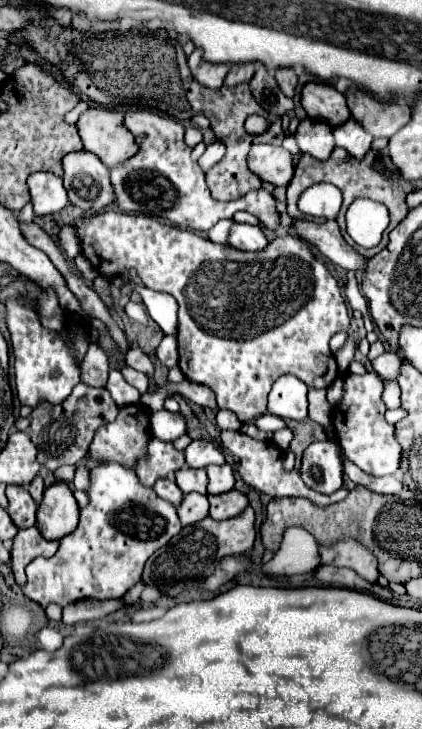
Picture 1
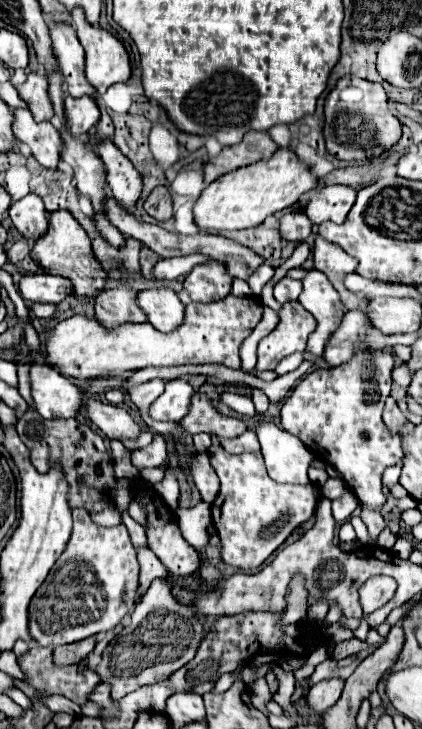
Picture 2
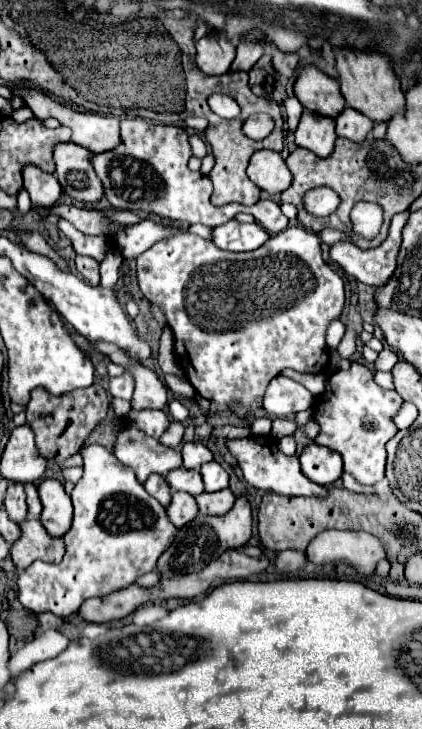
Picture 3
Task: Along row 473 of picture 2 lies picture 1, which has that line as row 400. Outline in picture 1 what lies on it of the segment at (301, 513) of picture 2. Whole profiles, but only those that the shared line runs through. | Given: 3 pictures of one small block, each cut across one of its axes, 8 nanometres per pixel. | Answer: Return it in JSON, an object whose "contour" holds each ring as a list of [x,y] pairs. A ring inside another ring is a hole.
{"contour":[[[114,210],[102,212],[102,214],[94,214],[94,216],[86,218],[86,220],[82,220],[80,224],[74,224],[74,230],[76,230],[78,238],[80,238],[82,254],[90,260],[90,264],[94,264],[94,268],[98,268],[100,274],[118,276],[124,270],[132,270],[134,268],[146,288],[158,290],[158,292],[168,292],[170,296],[176,298],[176,302],[178,302],[178,366],[180,370],[184,372],[184,376],[188,380],[208,386],[214,392],[214,396],[216,396],[218,408],[234,412],[240,422],[252,422],[254,418],[266,414],[266,396],[268,396],[270,386],[274,384],[274,380],[278,376],[282,376],[282,374],[294,374],[302,382],[306,382],[308,386],[314,386],[314,388],[328,388],[336,380],[336,376],[338,376],[336,360],[334,360],[334,356],[332,356],[332,352],[328,348],[328,342],[330,342],[330,338],[336,332],[348,330],[350,318],[348,318],[346,302],[344,302],[344,298],[340,294],[338,280],[328,272],[328,268],[320,260],[316,260],[316,256],[310,250],[310,242],[308,240],[304,240],[304,238],[300,238],[296,234],[288,234],[288,236],[274,238],[260,252],[240,252],[240,250],[234,250],[228,244],[214,244],[208,238],[204,238],[204,236],[200,236],[200,234],[196,234],[192,230],[182,230],[178,226],[164,224],[164,222],[160,222],[156,218],[150,218],[150,216],[144,216],[144,214],[124,214],[124,212],[114,212]]]}

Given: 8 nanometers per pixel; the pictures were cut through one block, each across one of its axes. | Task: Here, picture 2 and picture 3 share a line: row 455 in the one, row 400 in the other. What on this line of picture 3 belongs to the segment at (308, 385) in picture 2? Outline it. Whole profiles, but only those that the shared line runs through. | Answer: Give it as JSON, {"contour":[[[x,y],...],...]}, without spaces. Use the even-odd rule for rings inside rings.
{"contour":[[[358,362],[348,370],[338,370],[326,380],[326,390],[314,398],[314,422],[320,426],[316,444],[336,450],[344,460],[344,472],[352,474],[360,484],[376,484],[384,478],[386,442],[396,436],[394,414],[402,408],[396,390],[384,390],[374,382],[374,372]]]}

